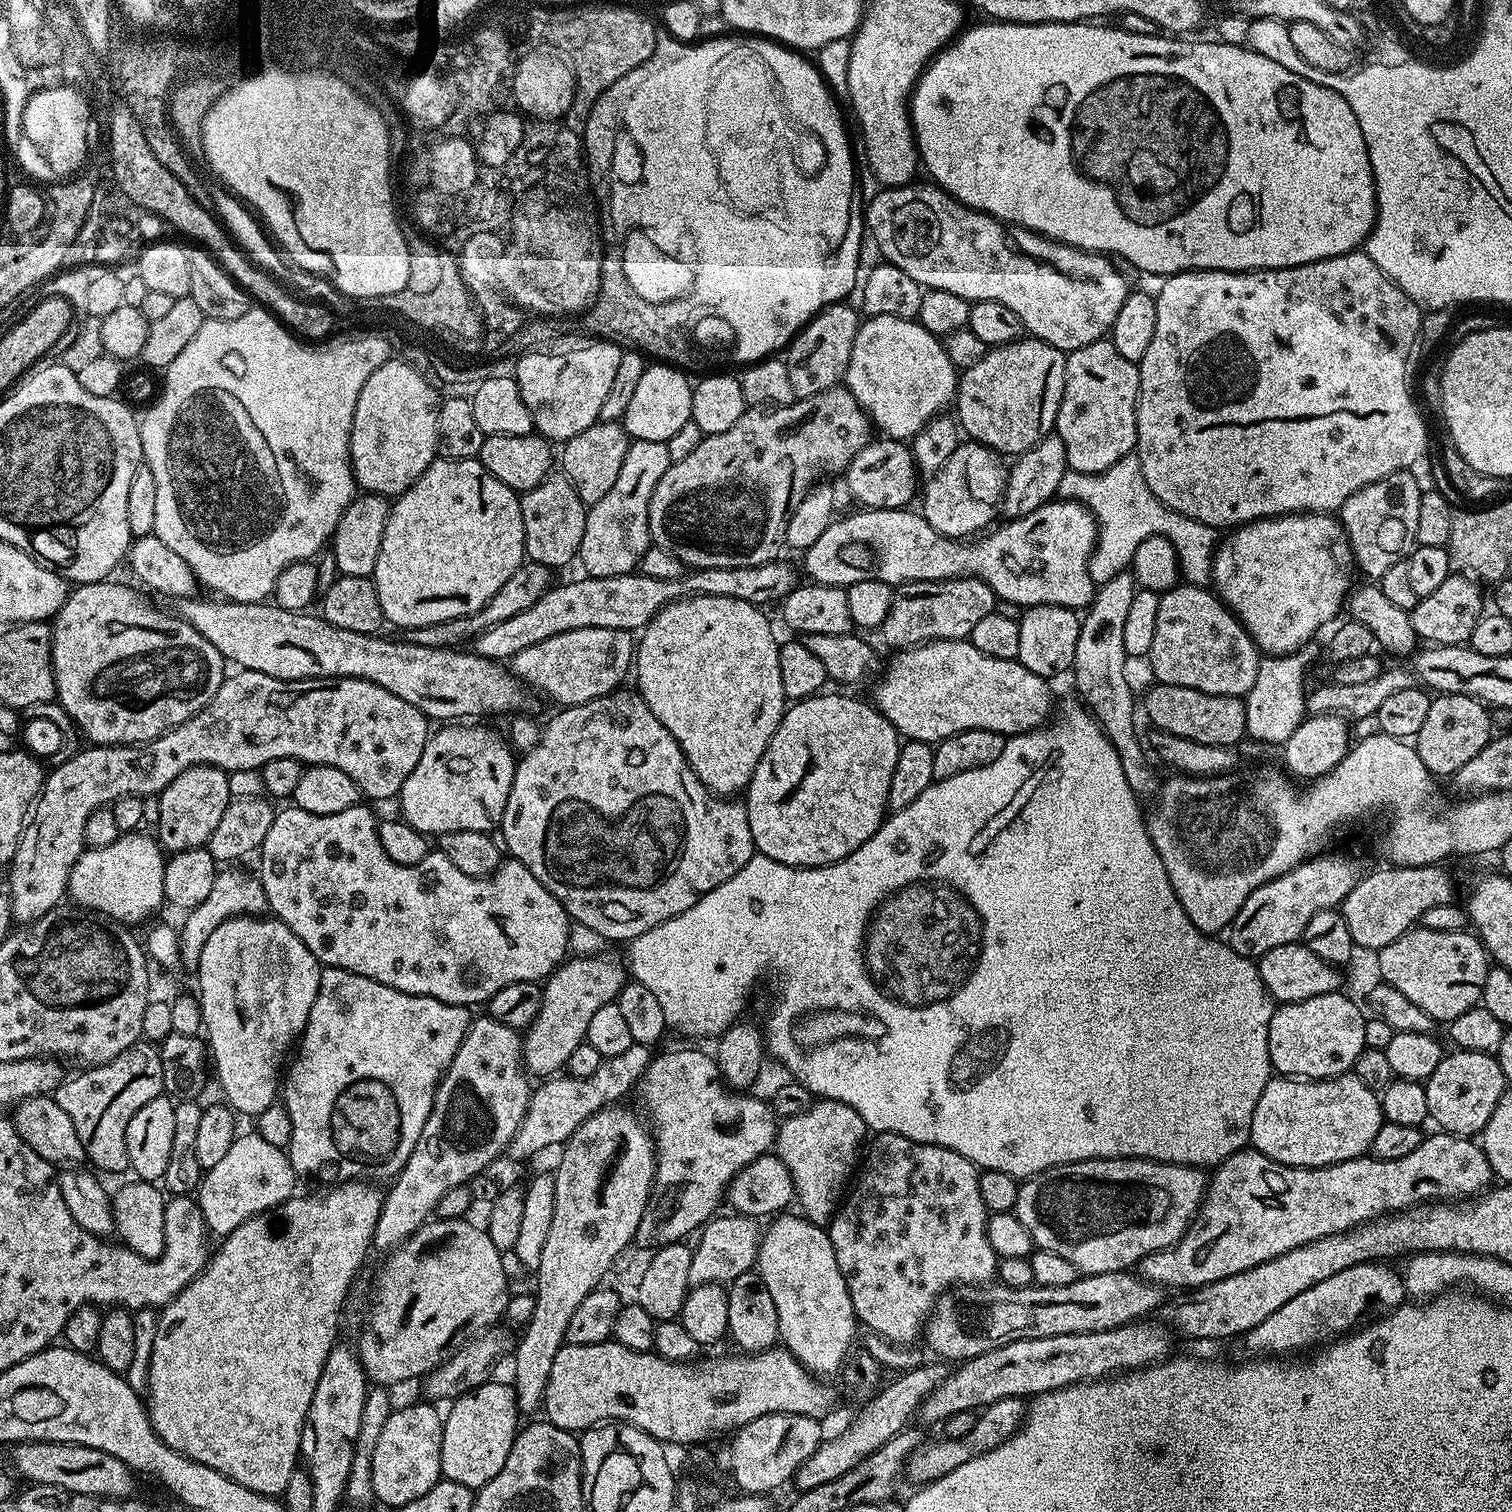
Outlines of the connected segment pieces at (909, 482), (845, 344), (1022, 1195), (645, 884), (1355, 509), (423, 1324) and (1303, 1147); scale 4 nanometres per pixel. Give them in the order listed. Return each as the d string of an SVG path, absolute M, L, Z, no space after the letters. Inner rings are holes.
M873 438L856 457L850 461L846 469L848 476L848 492L857 500L857 505L865 509L874 508L908 508L912 495L917 495L918 469L912 449L903 440Z
M833 302L821 312L817 312L796 333L786 349L786 363L790 374L790 386L794 386L797 398L822 394L843 381L850 366L850 350L854 350L854 340L862 323L861 313L857 312L848 302Z
M1121 1158L1118 1160L1083 1160L1073 1164L1059 1164L1057 1168L1047 1168L1036 1176L1029 1176L1020 1184L1016 1207L1014 1209L1018 1222L1030 1230L1030 1238L1036 1248L1054 1250L1054 1254L1062 1254L1074 1262L1074 1266L1082 1274L1106 1274L1107 1272L1123 1272L1139 1265L1143 1256L1158 1252L1161 1248L1171 1248L1173 1244L1184 1237L1184 1231L1192 1223L1193 1216L1200 1211L1200 1203L1204 1200L1206 1191L1206 1176L1201 1169L1189 1168L1187 1164L1161 1164L1159 1160L1137 1160L1135 1158Z
M617 690L590 702L561 707L557 711L560 713L548 725L543 725L540 741L519 757L514 782L510 786L510 798L506 798L506 810L498 829L499 835L504 835L503 847L512 851L509 852L511 859L521 860L526 870L530 870L530 874L534 874L534 878L538 878L538 882L542 882L542 886L546 886L546 890L550 890L550 894L554 894L554 898L562 902L575 923L590 926L590 930L594 930L608 942L631 942L654 926L690 910L694 902L698 902L706 894L710 894L710 890L722 886L722 882L738 874L738 870L742 870L742 866L746 866L746 862L750 862L756 852L756 843L750 834L747 803L740 801L739 804L739 799L721 798L709 792L698 774L694 774L694 770L688 765L684 751L680 749L670 730L666 730L666 726L662 726L662 722L654 718L650 706L646 706L639 691L624 691Z
M1408 470L1390 474L1378 482L1370 482L1370 486L1362 486L1362 490L1342 502L1338 519L1352 547L1355 567L1368 575L1365 577L1379 578L1386 574L1386 570L1405 559L1416 544L1422 485L1412 474Z
M437 1218L429 1219L428 1223L423 1224L412 1237L404 1241L398 1248L391 1249L387 1253L388 1261L380 1268L380 1273L376 1276L376 1297L372 1300L372 1309L368 1312L368 1333L360 1340L358 1355L360 1365L364 1367L364 1375L368 1377L373 1385L376 1384L404 1384L407 1380L419 1381L422 1376L420 1368L424 1368L425 1373L433 1372L439 1364L445 1364L457 1350L471 1340L473 1336L491 1328L497 1323L499 1316L503 1317L508 1310L508 1298L510 1295L510 1277L506 1270L502 1270L501 1252L494 1242L490 1242L487 1231L476 1224L471 1224L468 1218L456 1220L442 1220Z
M1279 1074L1273 1075L1254 1106L1250 1122L1250 1144L1255 1151L1266 1154L1279 1164L1295 1168L1321 1168L1327 1164L1341 1164L1347 1160L1359 1160L1371 1149L1374 1134L1385 1124L1380 1109L1380 1096L1366 1086L1355 1074L1331 1076L1329 1080L1301 1080Z

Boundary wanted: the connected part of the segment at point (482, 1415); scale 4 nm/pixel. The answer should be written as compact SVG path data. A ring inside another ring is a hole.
M485 1382L478 1388L457 1396L451 1401L448 1416L443 1417L444 1437L440 1474L443 1479L462 1482L462 1486L479 1490L486 1486L506 1466L512 1444L516 1440L518 1409L516 1389L511 1383Z

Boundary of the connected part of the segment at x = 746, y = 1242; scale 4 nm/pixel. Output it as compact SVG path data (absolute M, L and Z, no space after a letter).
M713 1215L699 1229L700 1241L694 1244L690 1258L689 1285L719 1284L724 1286L729 1282L736 1282L747 1277L744 1275L756 1268L756 1257L760 1254L761 1225L756 1225L759 1223L751 1216L720 1215Z

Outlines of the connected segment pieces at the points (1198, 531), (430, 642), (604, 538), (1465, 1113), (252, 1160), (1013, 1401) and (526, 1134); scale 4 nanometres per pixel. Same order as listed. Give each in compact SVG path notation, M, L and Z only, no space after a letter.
M1136 455L1131 456L1123 456L1121 460L1118 462L1114 462L1114 466L1110 466L1104 472L1095 472L1094 474L1082 474L1081 472L1073 472L1069 470L1066 475L1062 478L1062 482L1060 483L1059 495L1066 500L1079 500L1081 504L1084 505L1085 508L1088 509L1089 512L1092 513L1093 516L1096 517L1096 527L1098 529L1098 539L1092 549L1092 554L1088 558L1088 572L1092 575L1093 584L1099 586L1101 584L1105 584L1106 582L1110 582L1110 578L1114 578L1118 575L1118 573L1125 571L1129 567L1128 563L1133 563L1134 557L1139 553L1140 547L1142 546L1142 542L1146 542L1146 538L1150 538L1151 536L1161 536L1162 538L1166 538L1169 540L1174 547L1176 547L1176 558L1177 561L1182 565L1182 576L1187 583L1195 584L1197 586L1204 586L1211 581L1212 578L1212 557L1215 556L1216 550L1218 547L1218 532L1217 529L1212 528L1208 524L1203 524L1202 522L1198 522L1194 518L1190 518L1189 516L1183 516L1182 513L1176 512L1172 508L1167 508L1161 500L1158 499L1156 495L1152 493L1150 490L1150 486L1146 486L1146 478L1142 474L1142 466L1140 465L1140 460Z
M522 563L518 566L518 570L514 570L514 574L510 574L510 578L506 578L505 584L498 589L498 594L494 594L494 598L490 598L490 602L482 606L482 610L462 618L450 618L450 622L407 629L407 639L413 644L427 648L456 648L463 645L460 644L463 640L471 642L478 634L490 630L490 626L498 626L498 622L506 622L506 618L514 618L514 614L522 614L522 610L534 606L534 602L538 602L538 598L542 598L549 588L553 587L552 576L554 576L553 569L544 564Z
M636 438L629 443L614 486L610 486L602 502L588 508L578 557L578 564L585 568L583 571L587 575L621 576L641 567L641 560L652 544L648 525L650 498L654 494L654 486L658 486L662 474L666 474L672 462L665 442L646 442Z
M1449 1051L1442 1062L1438 1062L1438 1070L1434 1070L1424 1084L1431 1123L1436 1123L1437 1129L1451 1132L1454 1136L1475 1137L1483 1133L1486 1122L1490 1122L1490 1114L1494 1114L1494 1106L1498 1106L1498 1098L1502 1098L1505 1087L1502 1066L1495 1055Z
M257 1132L241 1133L231 1144L229 1153L203 1173L197 1185L196 1201L209 1231L225 1236L250 1218L291 1199L297 1191L296 1183L298 1177L285 1149L270 1145Z
M1021 1397L1002 1398L998 1402L994 1402L977 1415L974 1426L962 1438L929 1439L918 1450L914 1450L914 1454L908 1459L907 1479L912 1479L913 1485L923 1486L950 1474L950 1470L958 1470L958 1466L970 1462L970 1458L978 1458L982 1454L1002 1446L1002 1442L1009 1440L1024 1423L1025 1415L1026 1404Z
M632 1044L626 1054L604 1058L598 1070L583 1080L569 1074L556 1074L535 1085L528 1100L528 1109L520 1123L520 1129L508 1144L507 1159L528 1160L547 1148L563 1145L575 1134L582 1122L589 1120L595 1112L615 1105L632 1087L639 1085L644 1071L652 1064L654 1052L647 1044Z

